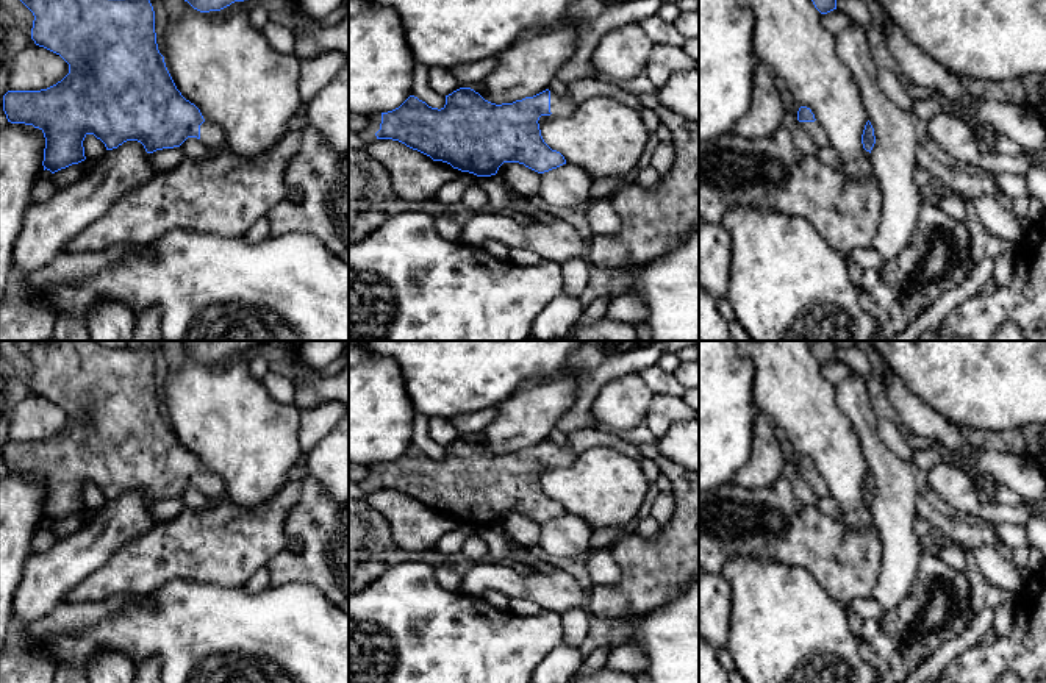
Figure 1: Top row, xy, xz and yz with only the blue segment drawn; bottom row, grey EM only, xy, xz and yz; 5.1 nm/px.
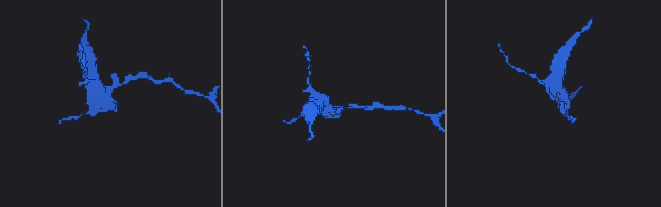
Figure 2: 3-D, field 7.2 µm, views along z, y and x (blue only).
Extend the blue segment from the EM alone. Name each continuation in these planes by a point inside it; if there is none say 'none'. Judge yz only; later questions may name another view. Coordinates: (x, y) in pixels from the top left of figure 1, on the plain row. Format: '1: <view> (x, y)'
1: yz (812, 479)

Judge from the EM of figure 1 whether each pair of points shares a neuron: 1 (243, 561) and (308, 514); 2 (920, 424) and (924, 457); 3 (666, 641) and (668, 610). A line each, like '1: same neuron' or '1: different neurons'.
1: different neurons
2: different neurons
3: same neuron

